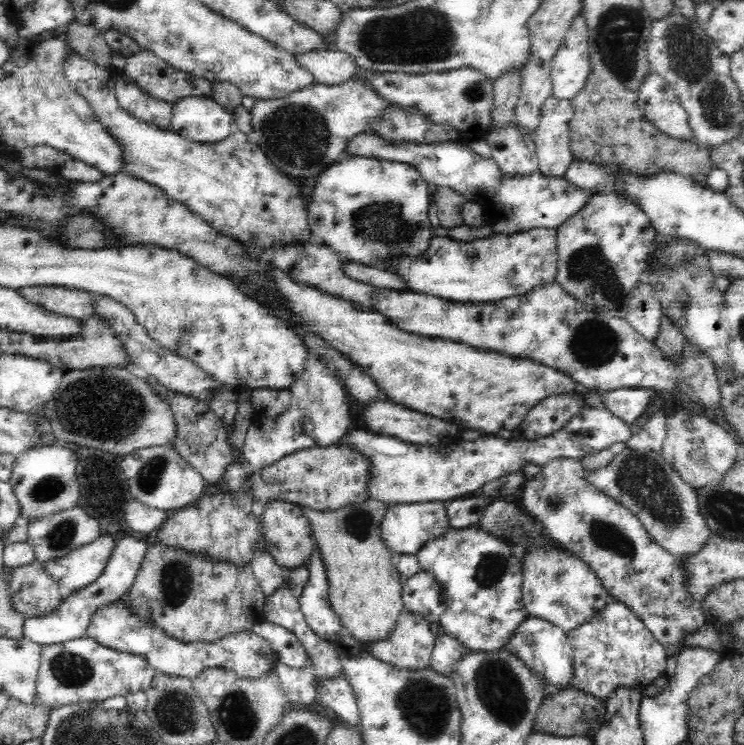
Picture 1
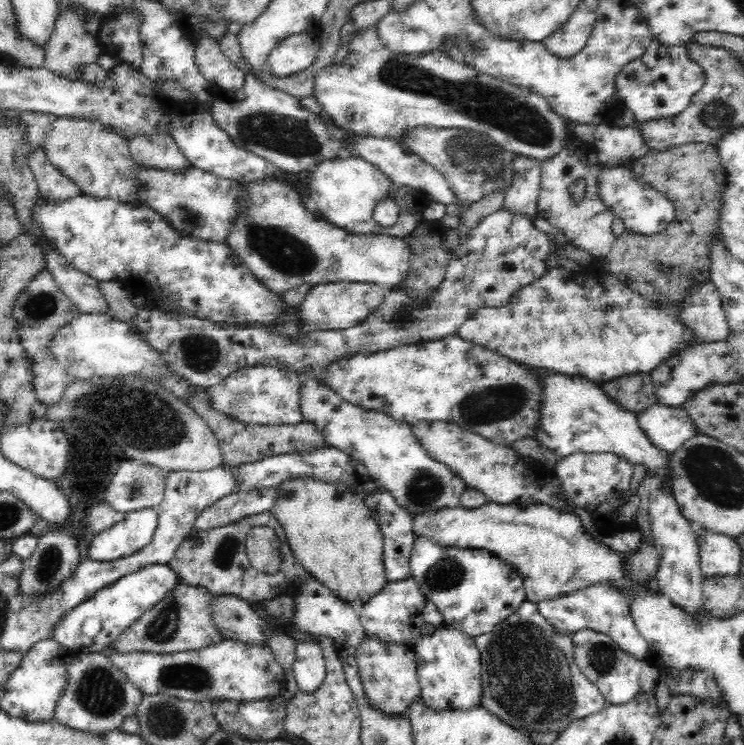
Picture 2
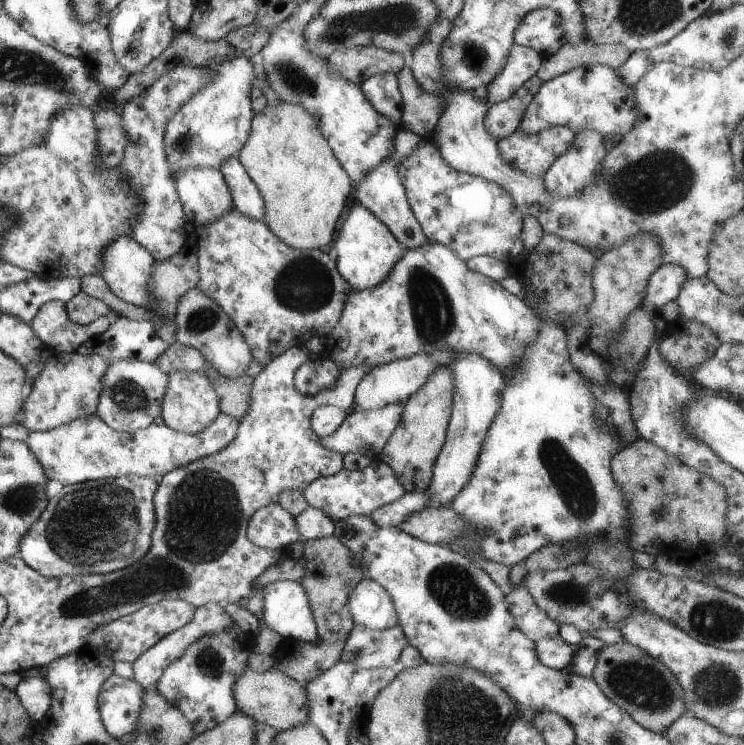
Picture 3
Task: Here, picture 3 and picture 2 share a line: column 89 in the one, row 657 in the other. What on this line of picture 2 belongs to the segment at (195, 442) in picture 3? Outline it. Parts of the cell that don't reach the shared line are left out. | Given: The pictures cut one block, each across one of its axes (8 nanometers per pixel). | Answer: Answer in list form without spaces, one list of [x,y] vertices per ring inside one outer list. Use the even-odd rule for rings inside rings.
[[[437,627],[414,647],[420,685],[419,702],[434,712],[466,710],[479,706],[482,698],[481,656],[475,640],[453,627]]]

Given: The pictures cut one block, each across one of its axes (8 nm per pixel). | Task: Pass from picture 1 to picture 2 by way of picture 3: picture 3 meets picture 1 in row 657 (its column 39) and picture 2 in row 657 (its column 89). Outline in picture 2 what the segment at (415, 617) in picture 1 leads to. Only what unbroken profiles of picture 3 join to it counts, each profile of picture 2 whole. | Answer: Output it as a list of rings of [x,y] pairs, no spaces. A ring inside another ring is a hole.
[[[366,637],[355,654],[362,691],[370,708],[384,716],[403,716],[419,701],[420,685],[414,648],[401,644],[382,644]]]

